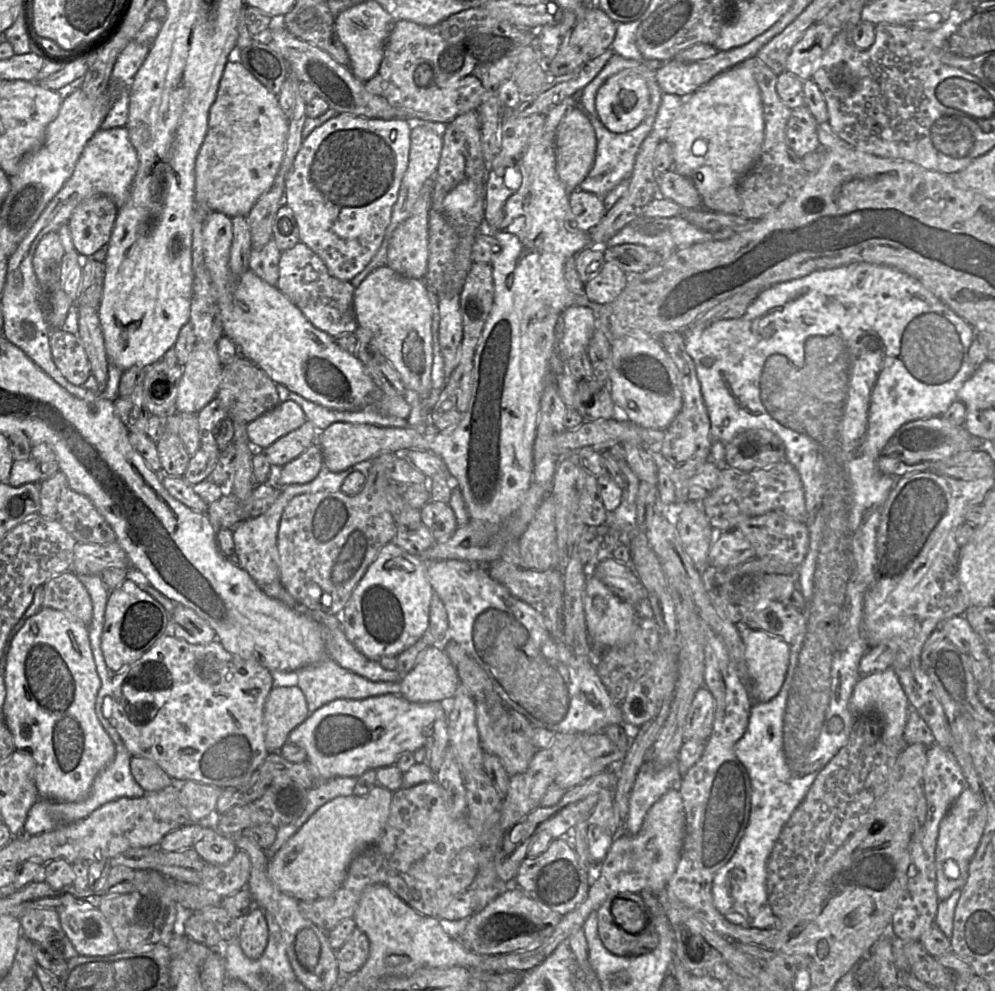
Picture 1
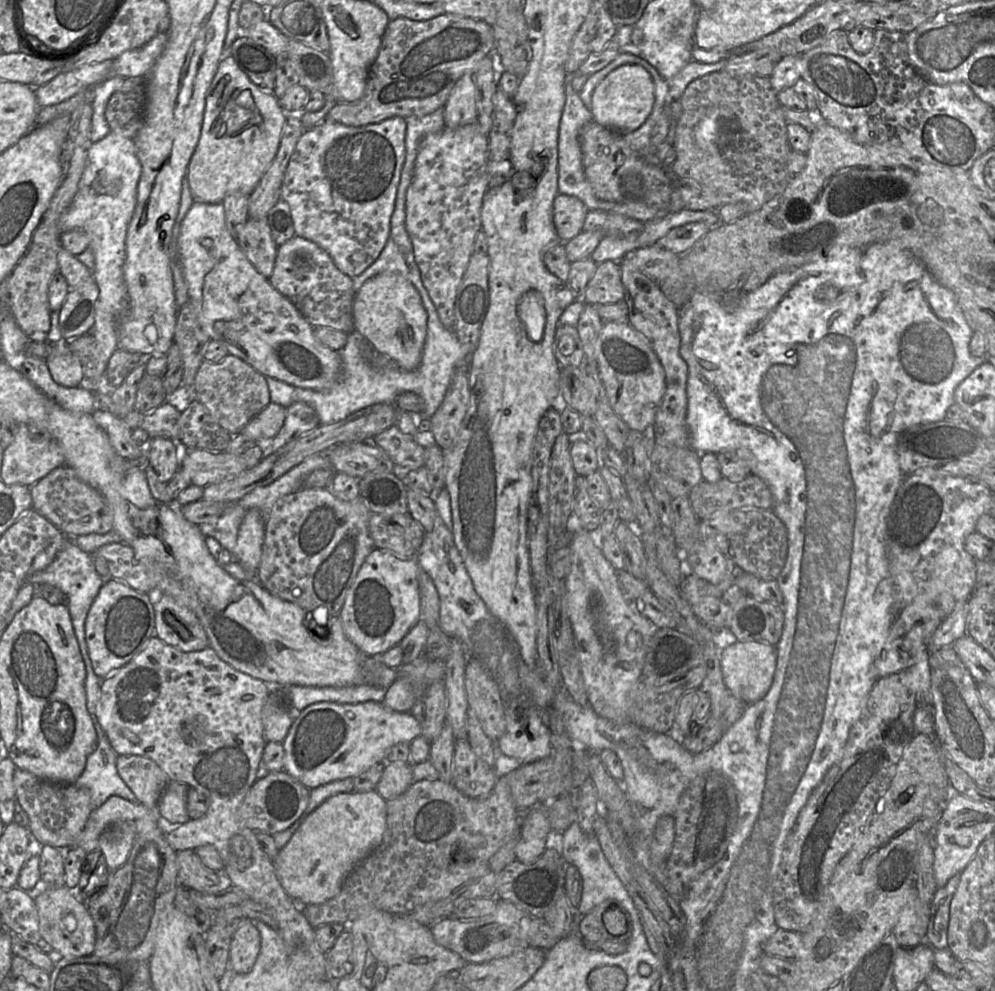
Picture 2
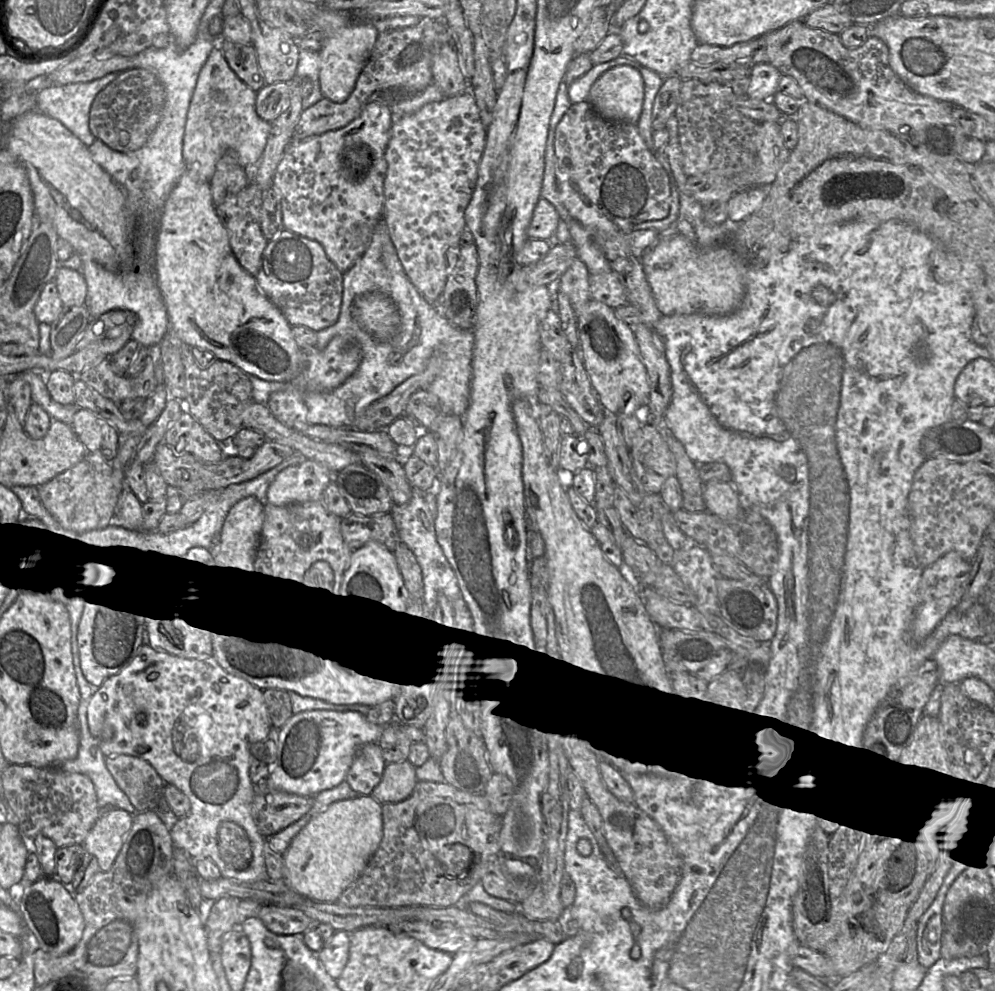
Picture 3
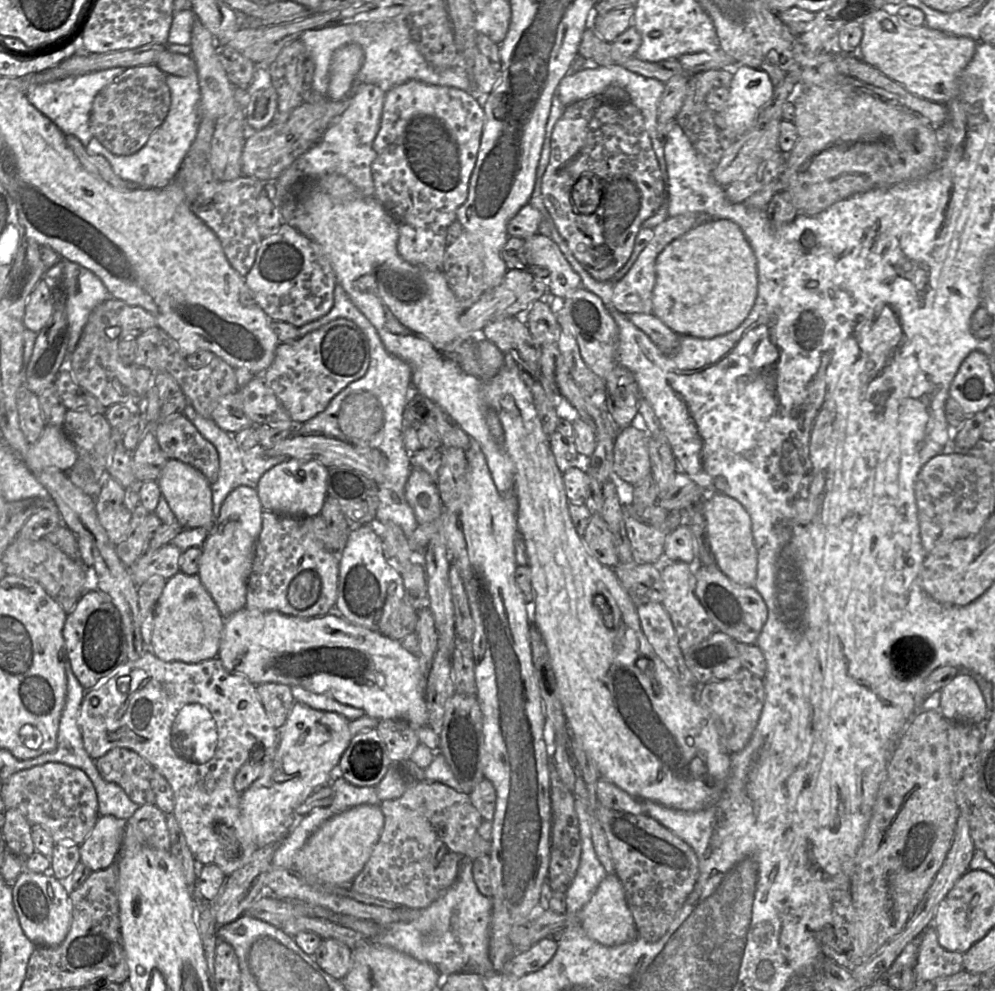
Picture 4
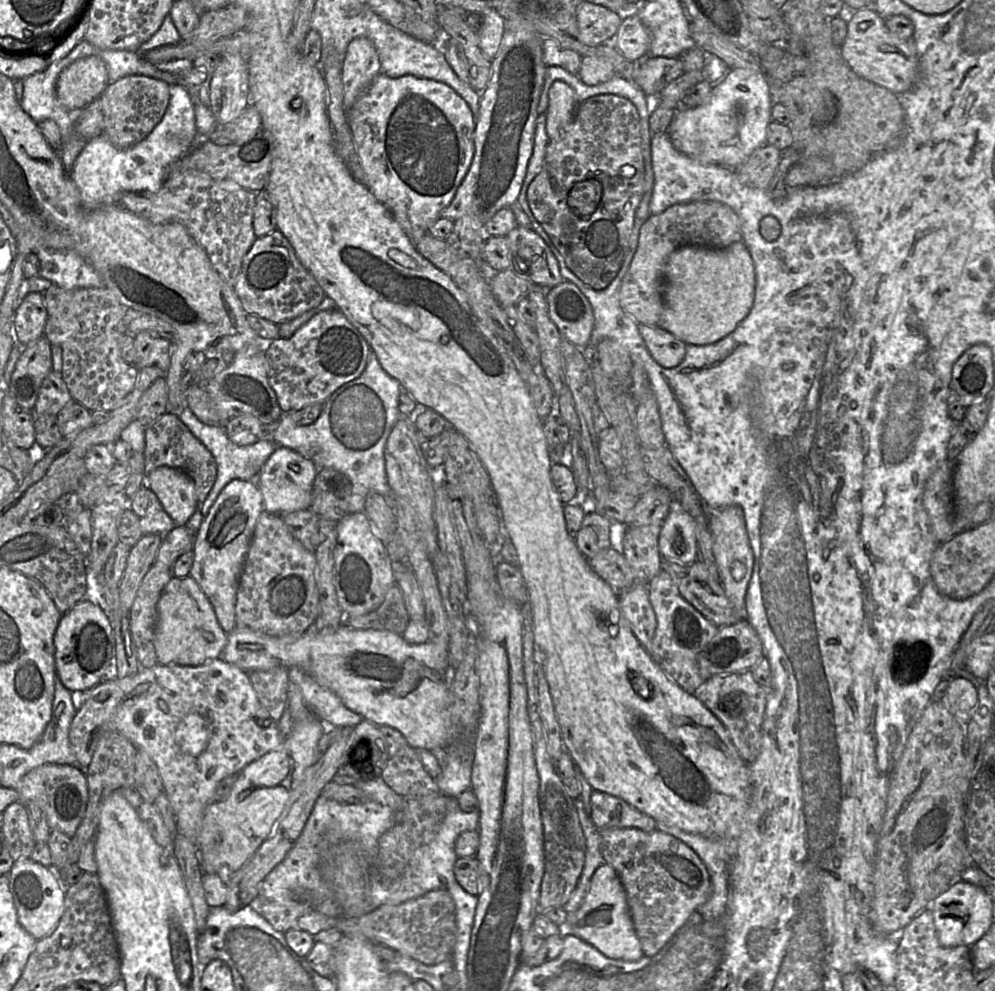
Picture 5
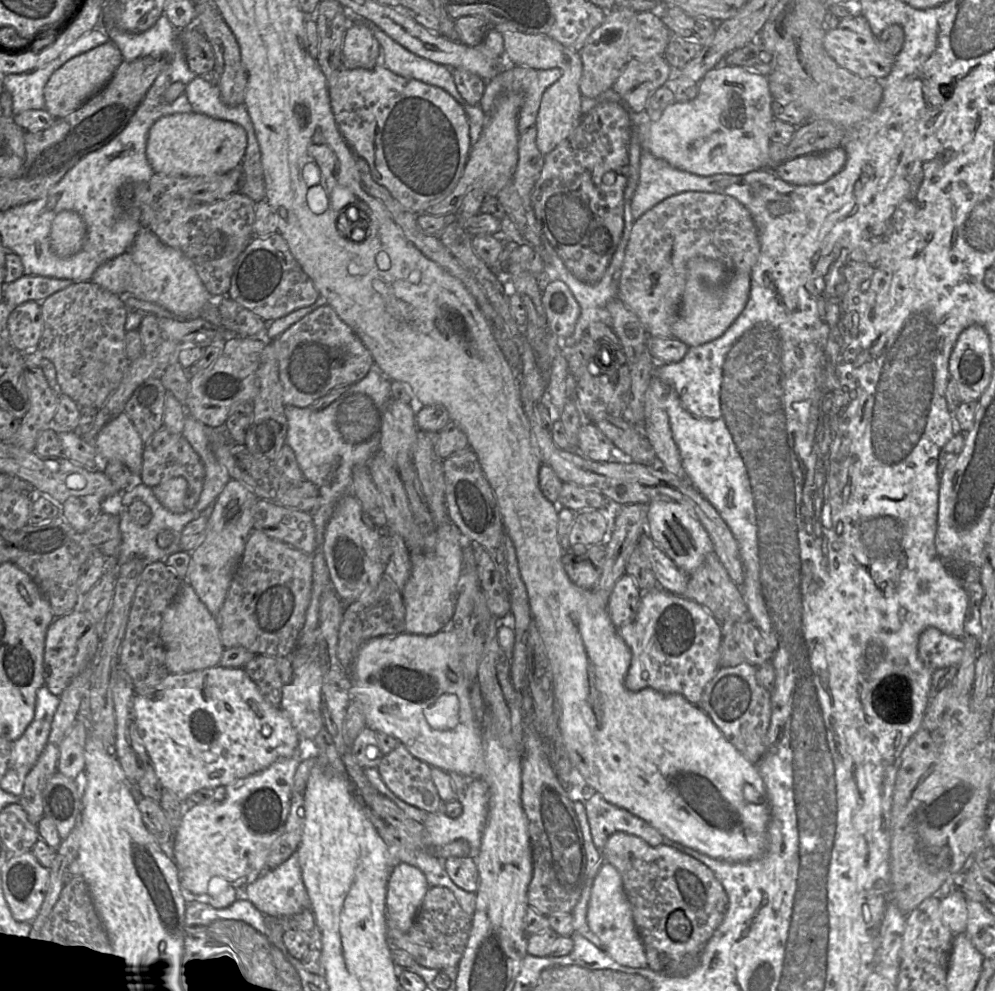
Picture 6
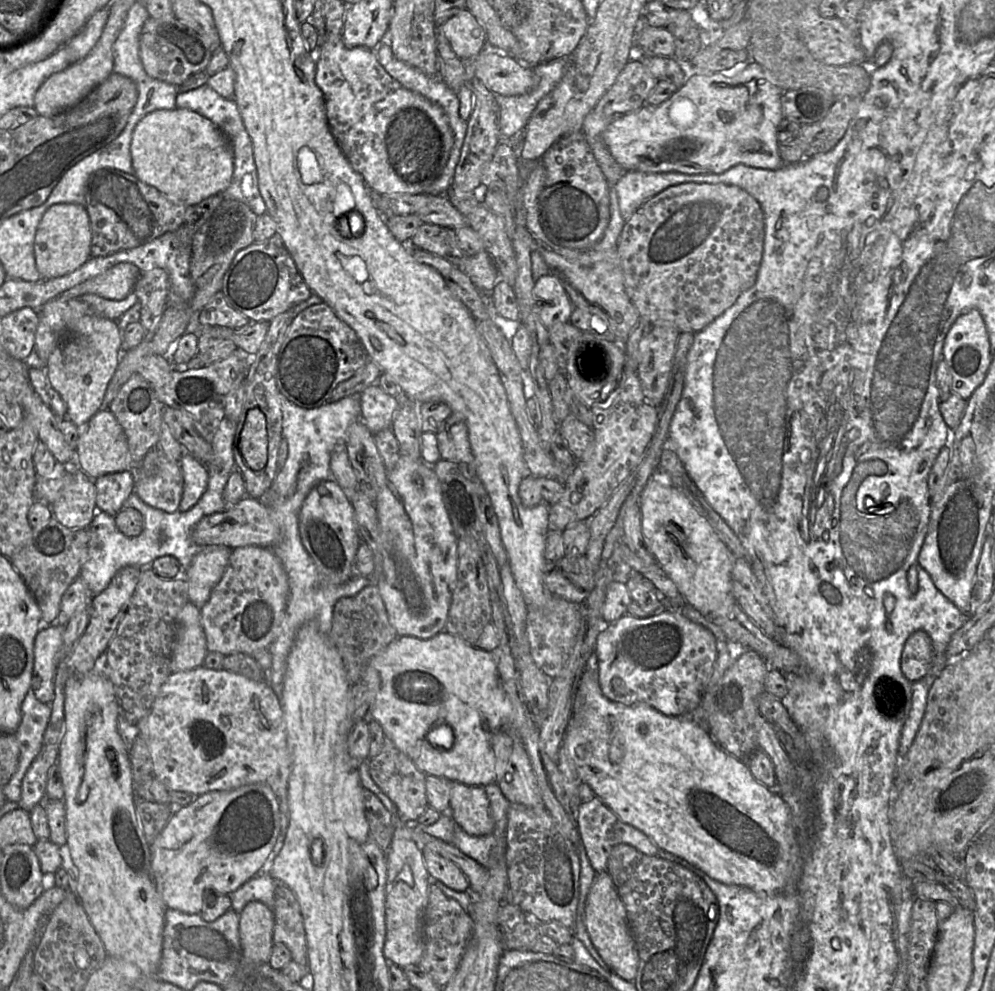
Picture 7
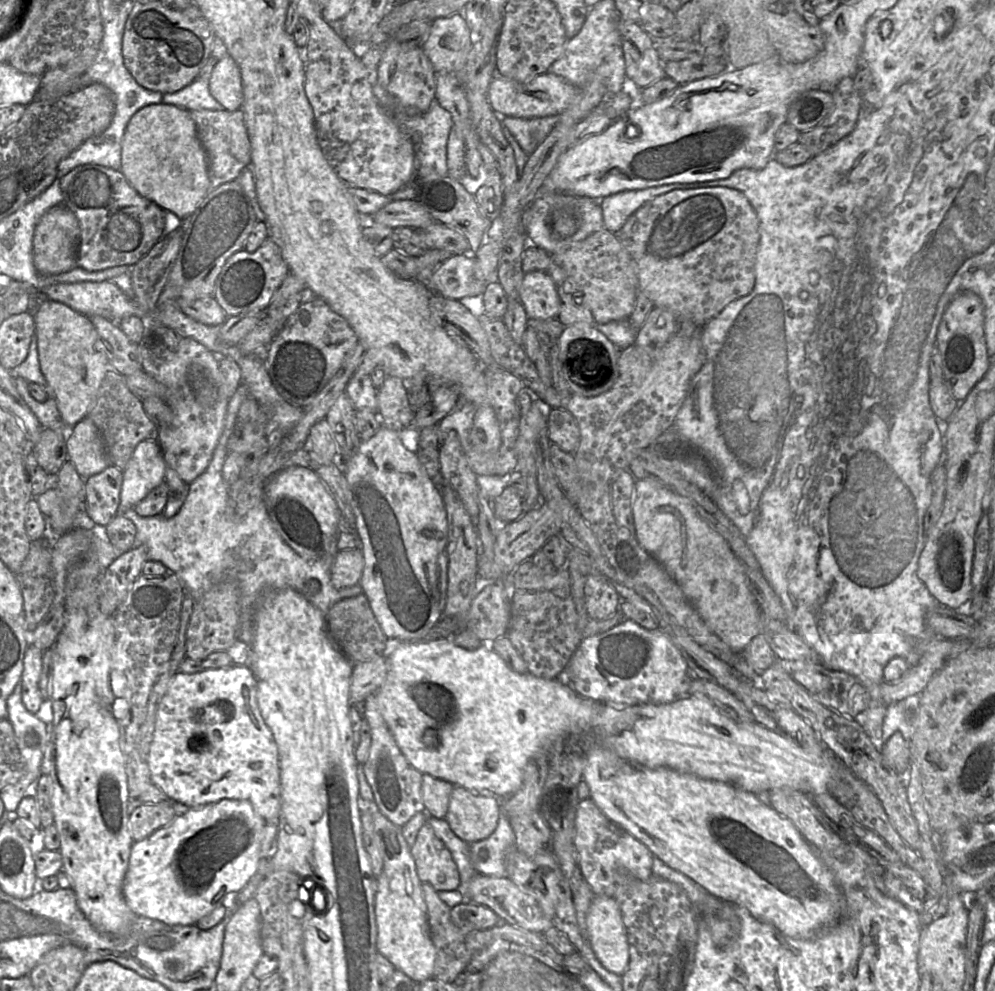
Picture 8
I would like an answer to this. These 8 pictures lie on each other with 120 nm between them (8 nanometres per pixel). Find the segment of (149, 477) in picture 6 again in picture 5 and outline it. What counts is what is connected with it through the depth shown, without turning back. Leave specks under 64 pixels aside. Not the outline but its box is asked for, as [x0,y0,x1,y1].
[144,412,217,508]

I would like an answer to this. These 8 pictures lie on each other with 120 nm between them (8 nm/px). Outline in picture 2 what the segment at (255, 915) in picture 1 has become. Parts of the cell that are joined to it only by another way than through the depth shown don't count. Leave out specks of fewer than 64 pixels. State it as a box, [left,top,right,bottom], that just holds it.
[229,918,261,974]

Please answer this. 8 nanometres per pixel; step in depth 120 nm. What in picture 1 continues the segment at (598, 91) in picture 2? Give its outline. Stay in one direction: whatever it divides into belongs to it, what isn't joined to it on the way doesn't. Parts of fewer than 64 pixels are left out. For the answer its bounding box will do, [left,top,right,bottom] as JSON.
[595,70,649,133]

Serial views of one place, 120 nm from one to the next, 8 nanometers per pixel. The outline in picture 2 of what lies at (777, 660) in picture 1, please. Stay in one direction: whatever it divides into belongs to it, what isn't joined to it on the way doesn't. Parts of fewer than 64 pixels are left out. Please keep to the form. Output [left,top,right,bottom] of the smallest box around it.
[721,642,777,705]

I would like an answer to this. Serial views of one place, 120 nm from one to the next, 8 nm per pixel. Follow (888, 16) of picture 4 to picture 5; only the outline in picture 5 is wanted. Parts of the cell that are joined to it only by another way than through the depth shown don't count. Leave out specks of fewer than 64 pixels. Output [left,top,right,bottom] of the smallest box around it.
[840,7,918,94]

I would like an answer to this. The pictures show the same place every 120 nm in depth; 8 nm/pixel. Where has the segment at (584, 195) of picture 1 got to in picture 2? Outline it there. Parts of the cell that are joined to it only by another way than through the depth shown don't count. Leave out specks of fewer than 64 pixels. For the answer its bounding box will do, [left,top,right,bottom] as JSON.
[553,194,588,242]

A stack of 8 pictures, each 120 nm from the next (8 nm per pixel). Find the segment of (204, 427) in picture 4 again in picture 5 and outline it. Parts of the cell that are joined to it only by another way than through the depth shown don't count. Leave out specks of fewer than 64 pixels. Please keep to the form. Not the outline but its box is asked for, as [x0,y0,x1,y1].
[181,406,277,517]

